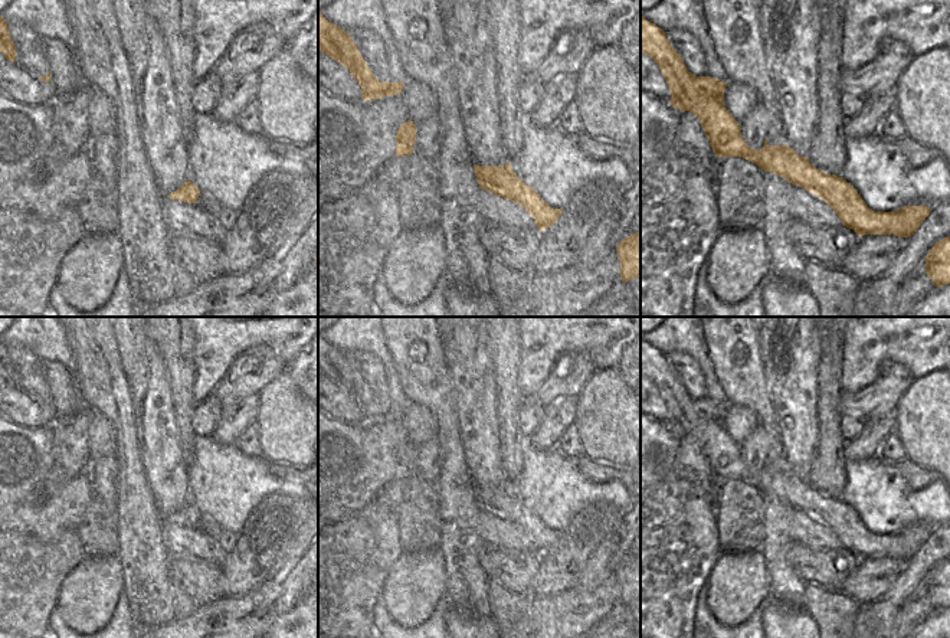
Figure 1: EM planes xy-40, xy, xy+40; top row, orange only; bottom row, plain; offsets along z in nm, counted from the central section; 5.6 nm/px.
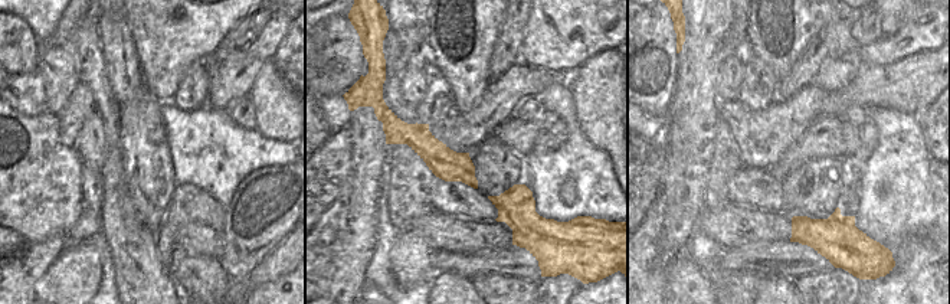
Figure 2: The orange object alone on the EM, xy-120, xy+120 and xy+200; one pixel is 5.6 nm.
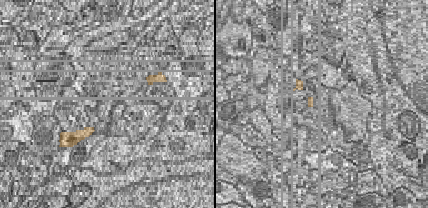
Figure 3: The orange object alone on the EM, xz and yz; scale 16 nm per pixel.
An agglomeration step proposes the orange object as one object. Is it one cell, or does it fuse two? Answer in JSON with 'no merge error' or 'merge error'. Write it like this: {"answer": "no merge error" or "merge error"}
{"answer": "merge error"}

